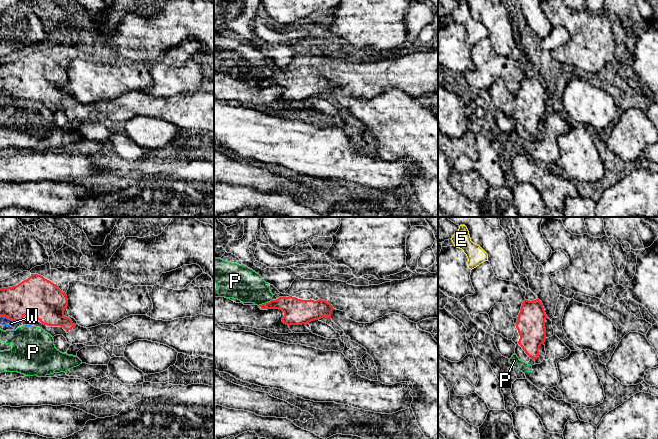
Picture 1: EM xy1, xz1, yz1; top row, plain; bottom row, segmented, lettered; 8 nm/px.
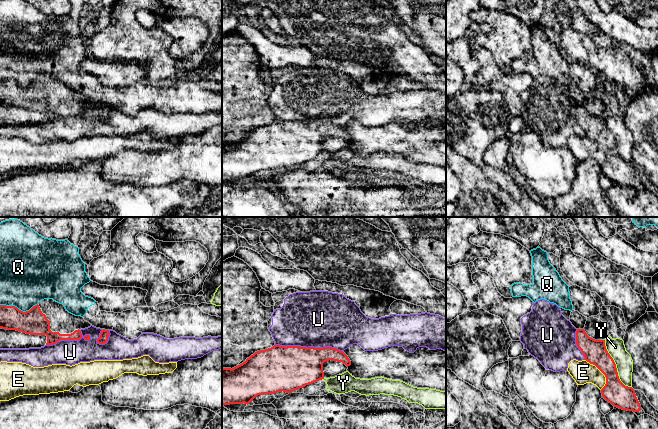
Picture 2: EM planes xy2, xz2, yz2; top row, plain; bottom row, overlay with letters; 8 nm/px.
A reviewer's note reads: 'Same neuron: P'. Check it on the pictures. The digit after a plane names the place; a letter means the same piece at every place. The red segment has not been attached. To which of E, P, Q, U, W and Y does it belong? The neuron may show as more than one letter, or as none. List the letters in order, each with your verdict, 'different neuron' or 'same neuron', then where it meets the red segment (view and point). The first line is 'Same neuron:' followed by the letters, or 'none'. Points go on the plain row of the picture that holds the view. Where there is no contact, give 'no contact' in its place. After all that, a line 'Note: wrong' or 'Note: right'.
Same neuron: none
E: different neuron; meets red in yz2 at (601, 147)
P: different neuron; meets red in xz1 at (265, 79)
Q: different neuron; meets red in xy2 at (18, 85)
U: different neuron; meets red in xz2 at (309, 123)
W: different neuron; meets red in xy1 at (9, 94)
Y: different neuron; meets red in yz2 at (615, 142)
Note: wrong

